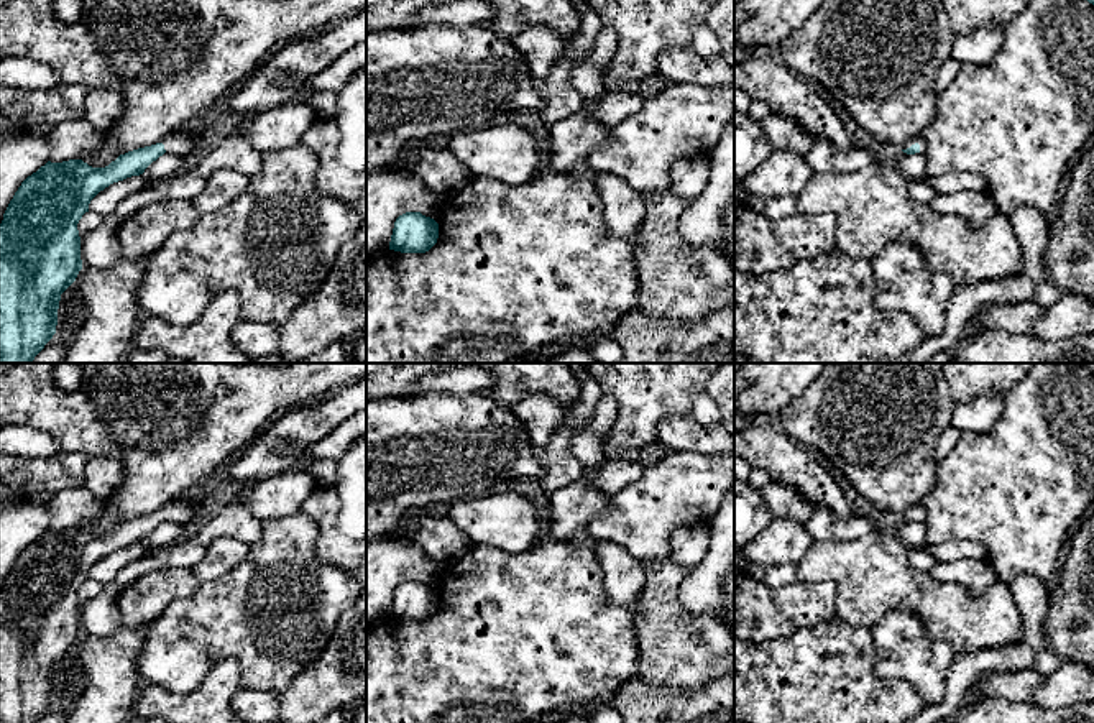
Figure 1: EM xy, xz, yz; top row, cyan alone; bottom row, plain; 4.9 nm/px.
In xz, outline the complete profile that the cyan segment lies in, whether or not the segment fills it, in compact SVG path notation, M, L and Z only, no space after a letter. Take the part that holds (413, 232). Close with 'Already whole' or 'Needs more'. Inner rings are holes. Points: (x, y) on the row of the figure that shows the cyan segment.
M406 212L394 222L389 250L425 253L439 238L439 223L421 212Z. Already whole

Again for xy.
M174 133L164 143L120 154L105 168L92 168L82 159L48 161L21 182L0 223L0 363L33 363L34 357L56 334L61 294L76 281L82 269L77 223L89 212L90 200L110 184L143 174L166 151L184 156L192 148L194 138L191 135Z. Needs more

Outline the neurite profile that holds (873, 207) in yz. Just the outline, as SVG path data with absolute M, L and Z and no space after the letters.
M872 163L856 173L813 173L797 196L797 212L830 212L838 220L836 246L866 261L894 242L912 242L923 251L926 265L949 274L956 288L1023 273L1023 251L1007 215L995 210L984 227L972 227L963 217L943 215L930 204L913 202L908 177L899 164Z

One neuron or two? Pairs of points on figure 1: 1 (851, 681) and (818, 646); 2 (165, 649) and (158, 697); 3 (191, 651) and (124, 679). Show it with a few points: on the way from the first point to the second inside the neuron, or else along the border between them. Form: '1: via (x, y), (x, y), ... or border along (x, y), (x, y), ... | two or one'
1: via (841, 671), (828, 651) | one
2: border along (143, 682), (174, 692), (191, 692), (199, 686) | two
3: border along (145, 635), (137, 659), (137, 672), (142, 682) | two

